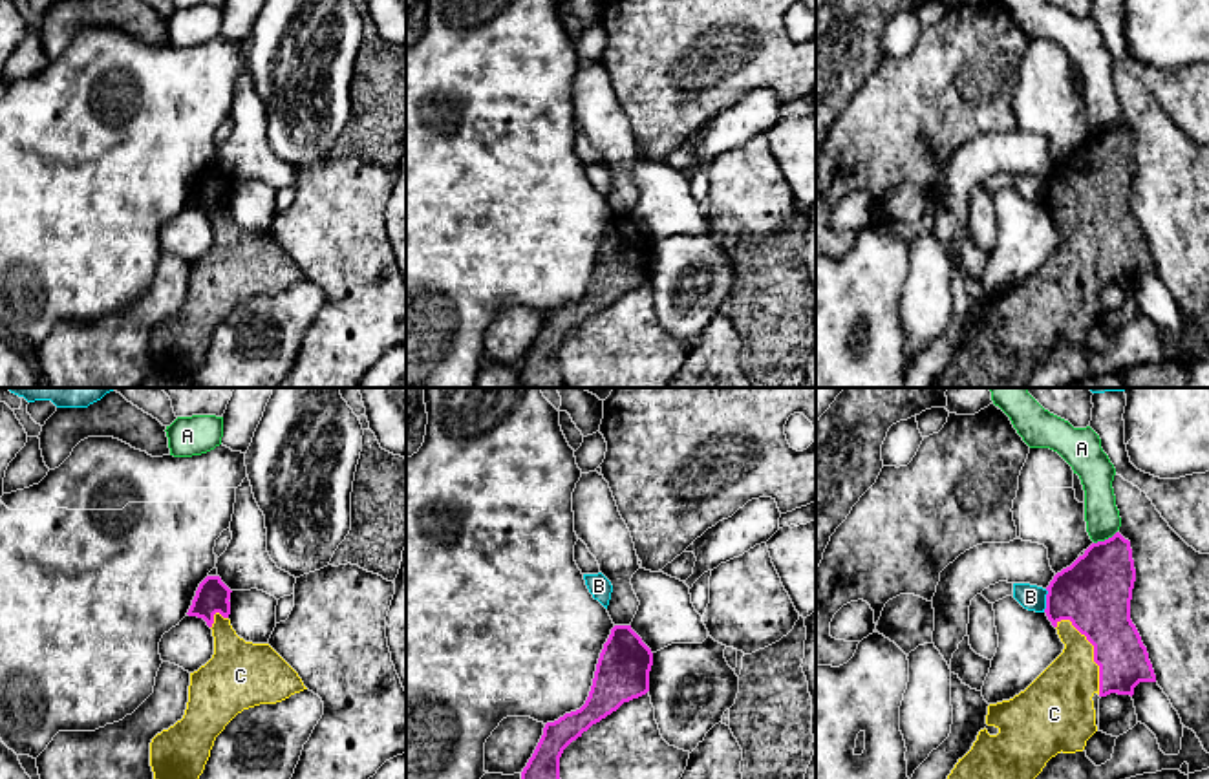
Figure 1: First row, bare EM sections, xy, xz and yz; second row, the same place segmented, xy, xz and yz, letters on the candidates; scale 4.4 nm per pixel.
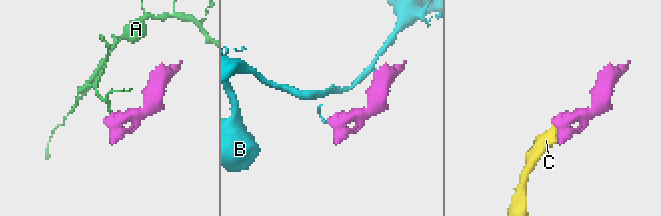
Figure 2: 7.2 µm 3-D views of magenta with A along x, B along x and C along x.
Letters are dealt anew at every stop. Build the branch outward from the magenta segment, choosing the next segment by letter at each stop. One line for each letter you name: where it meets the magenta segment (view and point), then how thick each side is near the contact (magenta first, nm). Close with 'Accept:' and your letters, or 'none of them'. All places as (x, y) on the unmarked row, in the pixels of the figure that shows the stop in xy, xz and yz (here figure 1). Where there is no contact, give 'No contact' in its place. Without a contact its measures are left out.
C: Touches magenta at yz (1094, 242). Thickness 320 nm (magenta) against 280 nm
Accept: C

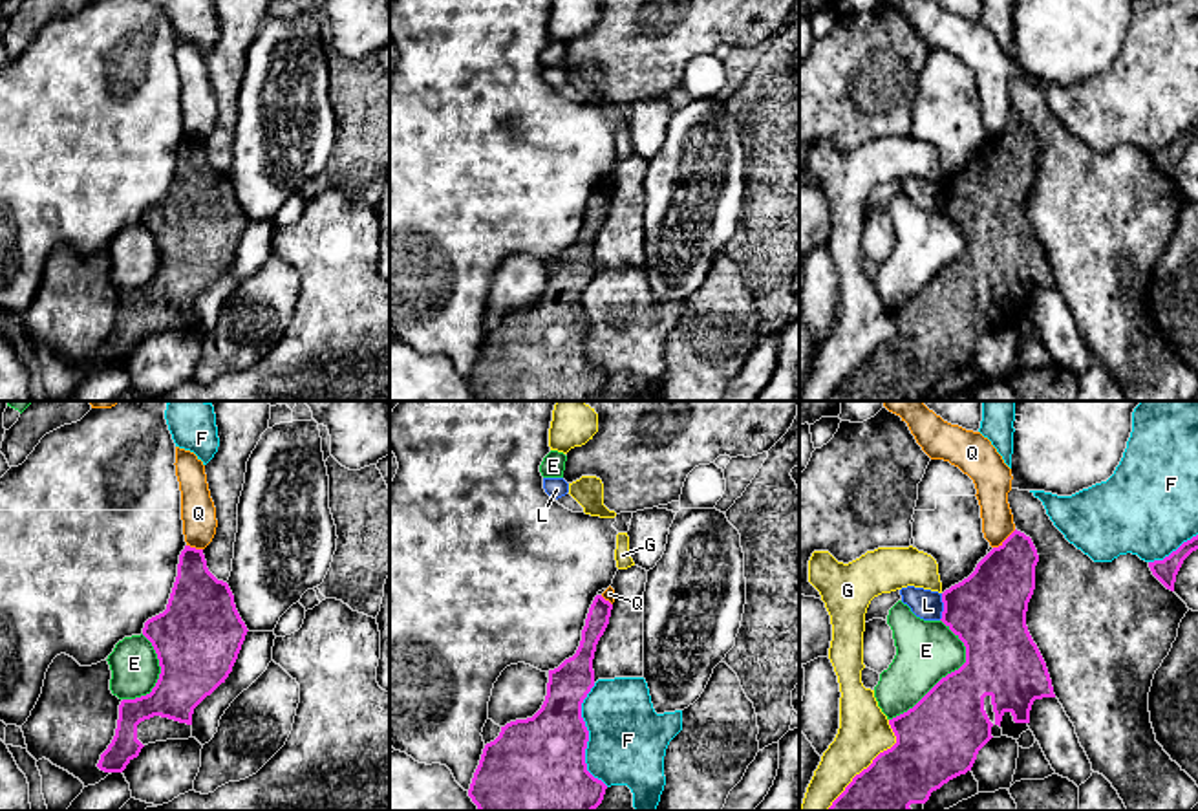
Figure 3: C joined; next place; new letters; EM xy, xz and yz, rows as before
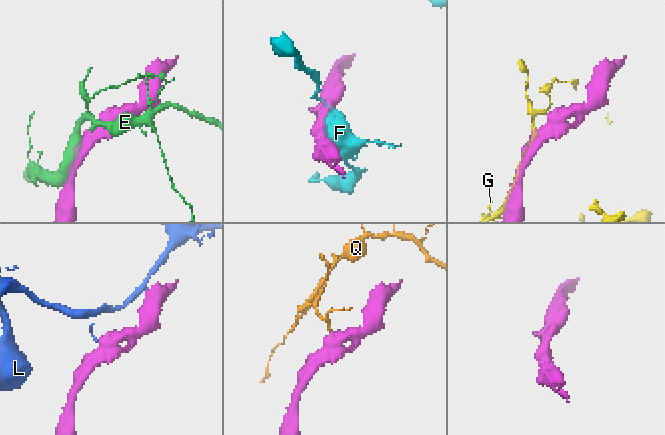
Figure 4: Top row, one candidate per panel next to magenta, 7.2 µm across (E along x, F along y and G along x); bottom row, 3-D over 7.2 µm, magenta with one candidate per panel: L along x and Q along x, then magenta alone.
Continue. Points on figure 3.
Accept: none of them

